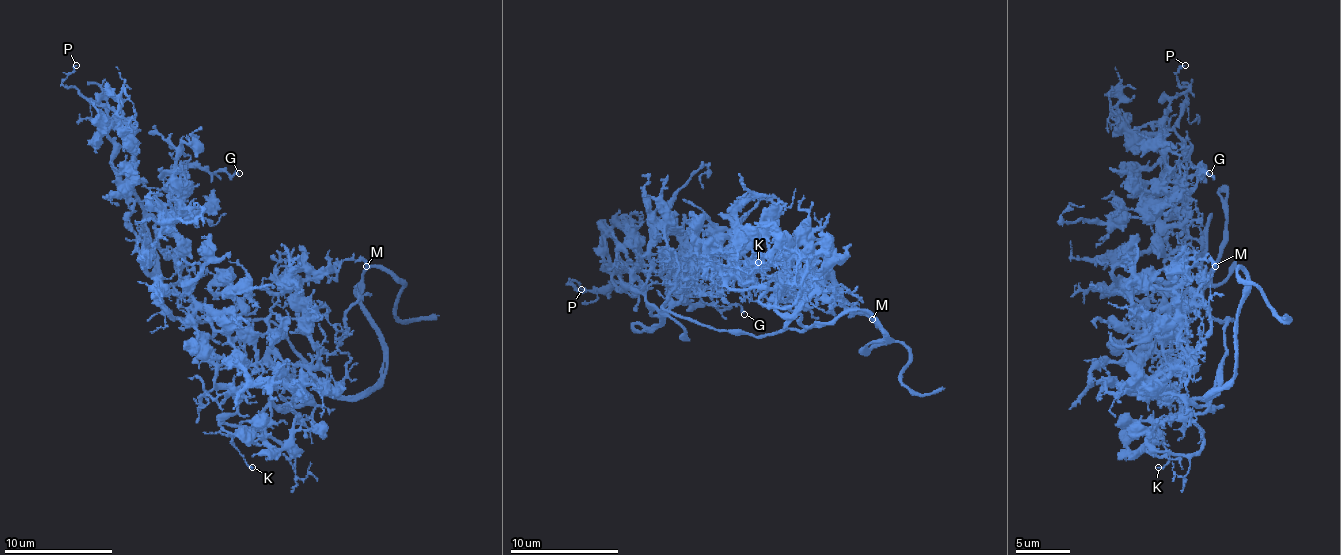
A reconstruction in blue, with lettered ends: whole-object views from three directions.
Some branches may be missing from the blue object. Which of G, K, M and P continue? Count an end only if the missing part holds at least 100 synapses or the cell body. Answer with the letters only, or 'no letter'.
no letter

